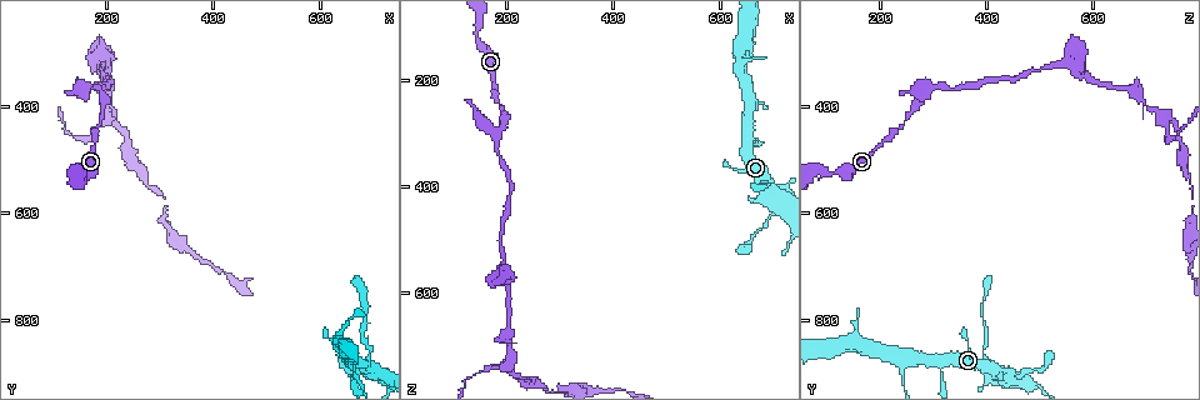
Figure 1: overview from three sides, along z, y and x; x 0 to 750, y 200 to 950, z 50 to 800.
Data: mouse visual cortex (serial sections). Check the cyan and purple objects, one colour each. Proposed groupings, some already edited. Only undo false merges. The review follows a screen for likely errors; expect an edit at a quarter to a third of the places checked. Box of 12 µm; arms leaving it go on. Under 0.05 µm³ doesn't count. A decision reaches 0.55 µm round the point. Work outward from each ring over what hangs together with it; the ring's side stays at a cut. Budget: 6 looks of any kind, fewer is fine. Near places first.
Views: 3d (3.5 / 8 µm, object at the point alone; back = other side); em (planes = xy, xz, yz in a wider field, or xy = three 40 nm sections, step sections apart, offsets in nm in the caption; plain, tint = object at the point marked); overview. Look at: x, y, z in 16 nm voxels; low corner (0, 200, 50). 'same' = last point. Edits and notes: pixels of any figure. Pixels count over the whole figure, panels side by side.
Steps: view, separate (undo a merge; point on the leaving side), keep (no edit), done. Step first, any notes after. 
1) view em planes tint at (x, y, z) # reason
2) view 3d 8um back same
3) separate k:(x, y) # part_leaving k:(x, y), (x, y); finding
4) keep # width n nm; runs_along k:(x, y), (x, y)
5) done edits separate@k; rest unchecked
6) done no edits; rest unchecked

view 3d 8um at (190, 370, 300) # abrupt turn

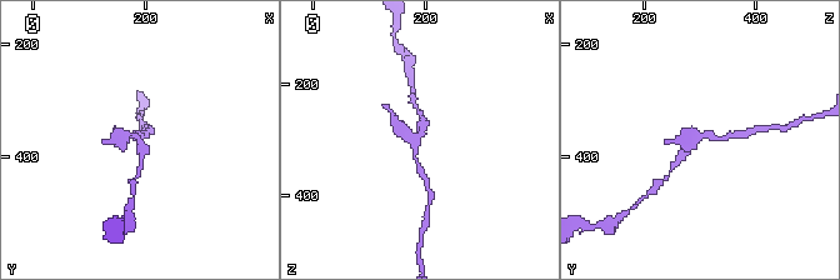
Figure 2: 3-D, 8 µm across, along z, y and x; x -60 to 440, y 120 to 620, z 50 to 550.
view em xy step 5 tint at (190, 365, 300)

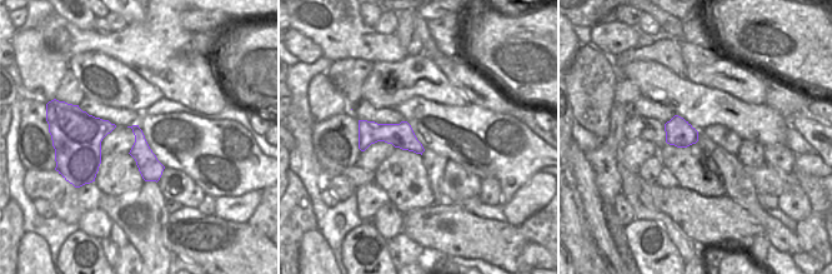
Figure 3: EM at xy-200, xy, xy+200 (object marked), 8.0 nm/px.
keep # arm_widths 150, 200, 350 nm; runs_along 3:(361, 123), (420, 149); continuous, no second cell

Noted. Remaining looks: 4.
view 3d 3.5um at (190, 325, 570) # branch point

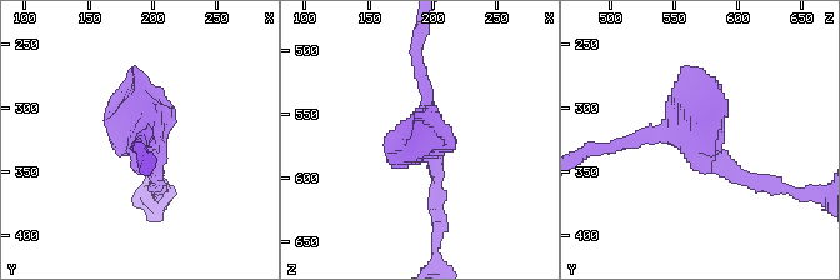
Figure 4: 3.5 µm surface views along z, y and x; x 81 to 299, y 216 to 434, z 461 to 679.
view em xy step 5 tint same # now the EM

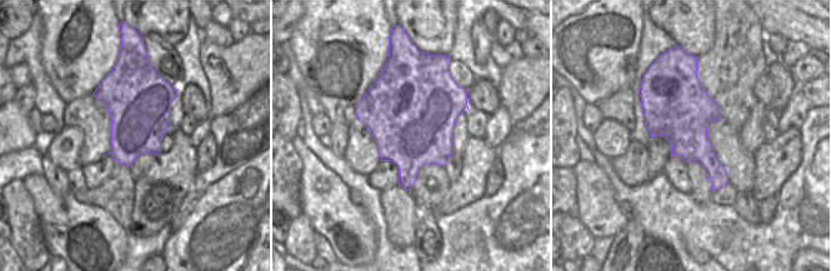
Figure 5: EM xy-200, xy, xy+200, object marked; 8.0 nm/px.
view em xy step 2 tint same # another direction

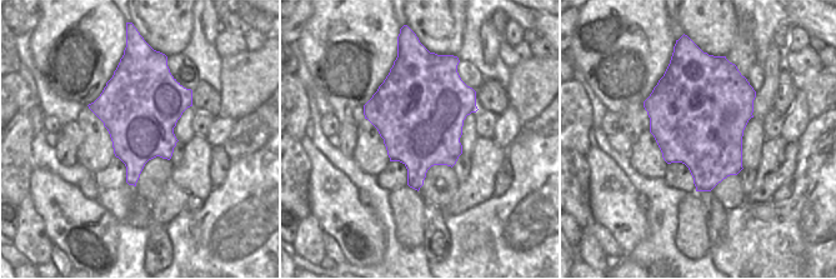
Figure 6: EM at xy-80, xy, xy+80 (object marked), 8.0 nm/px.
keep # runs_along 4:(618, 146), (698, 135), (755, 181); one cell here

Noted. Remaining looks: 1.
done no edits; rest unchecked

